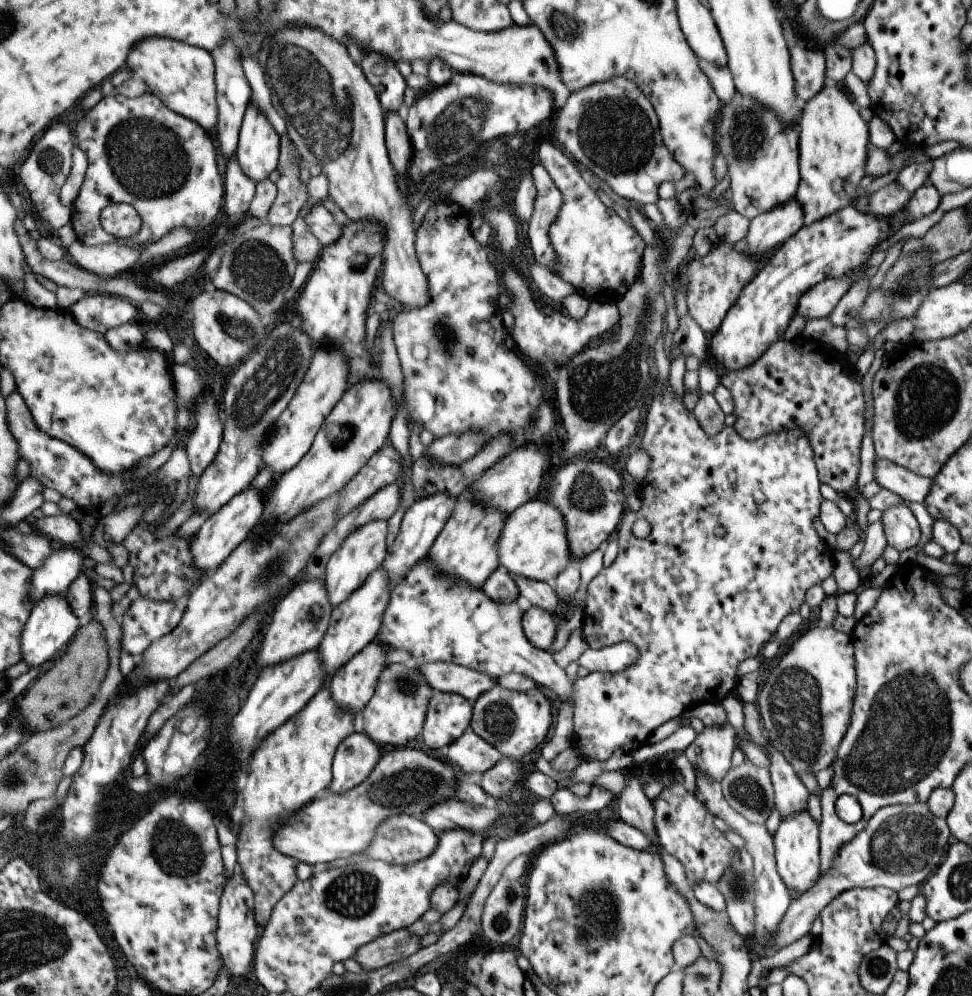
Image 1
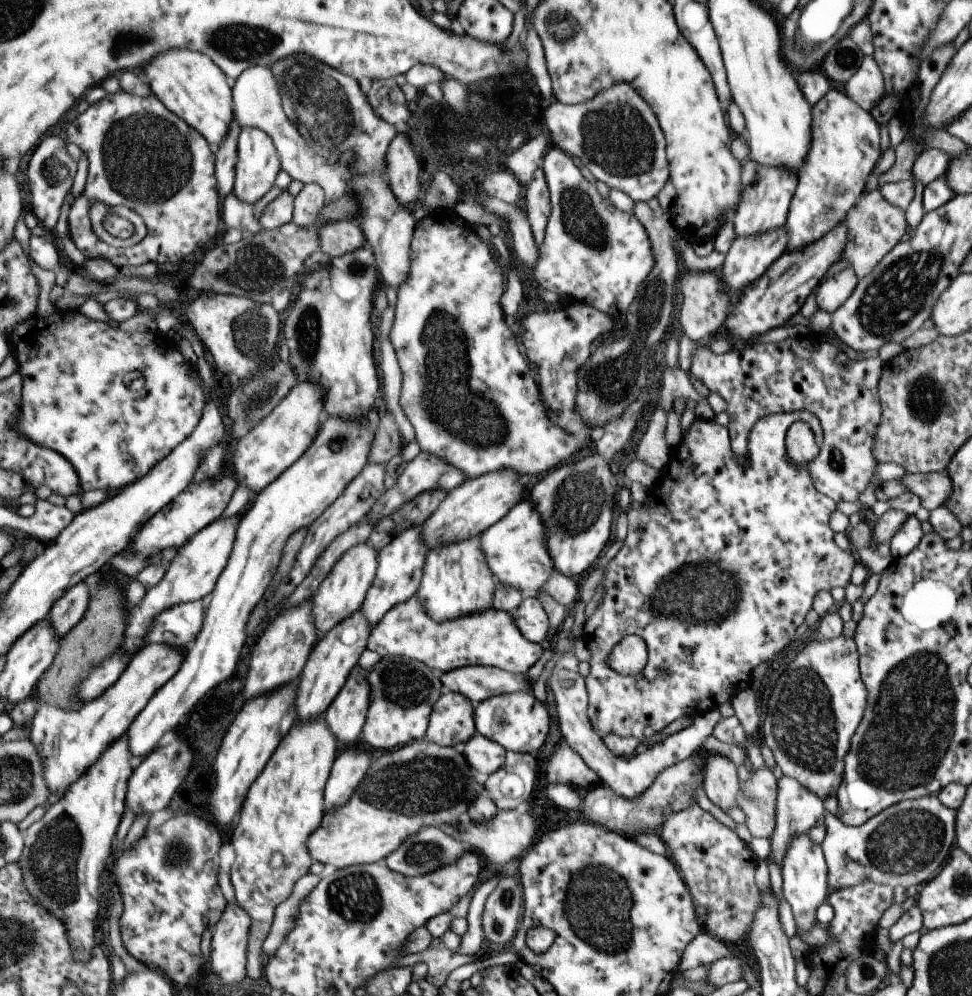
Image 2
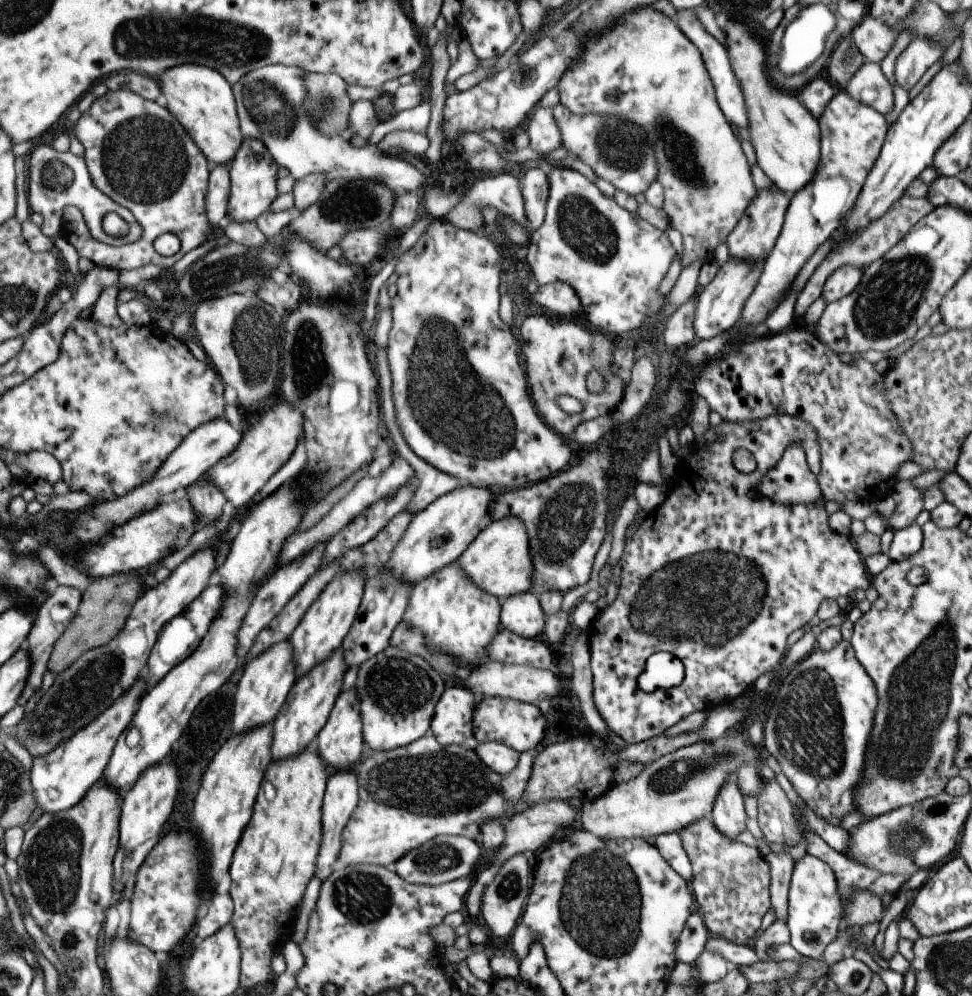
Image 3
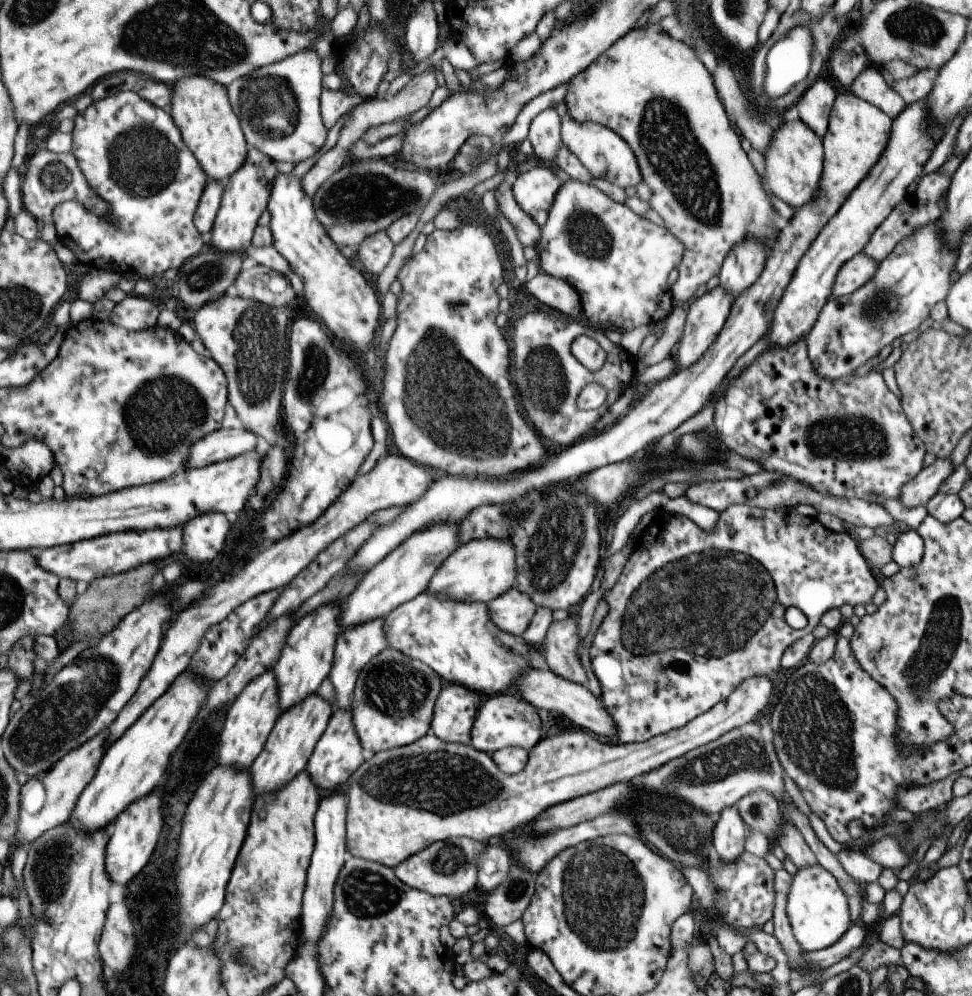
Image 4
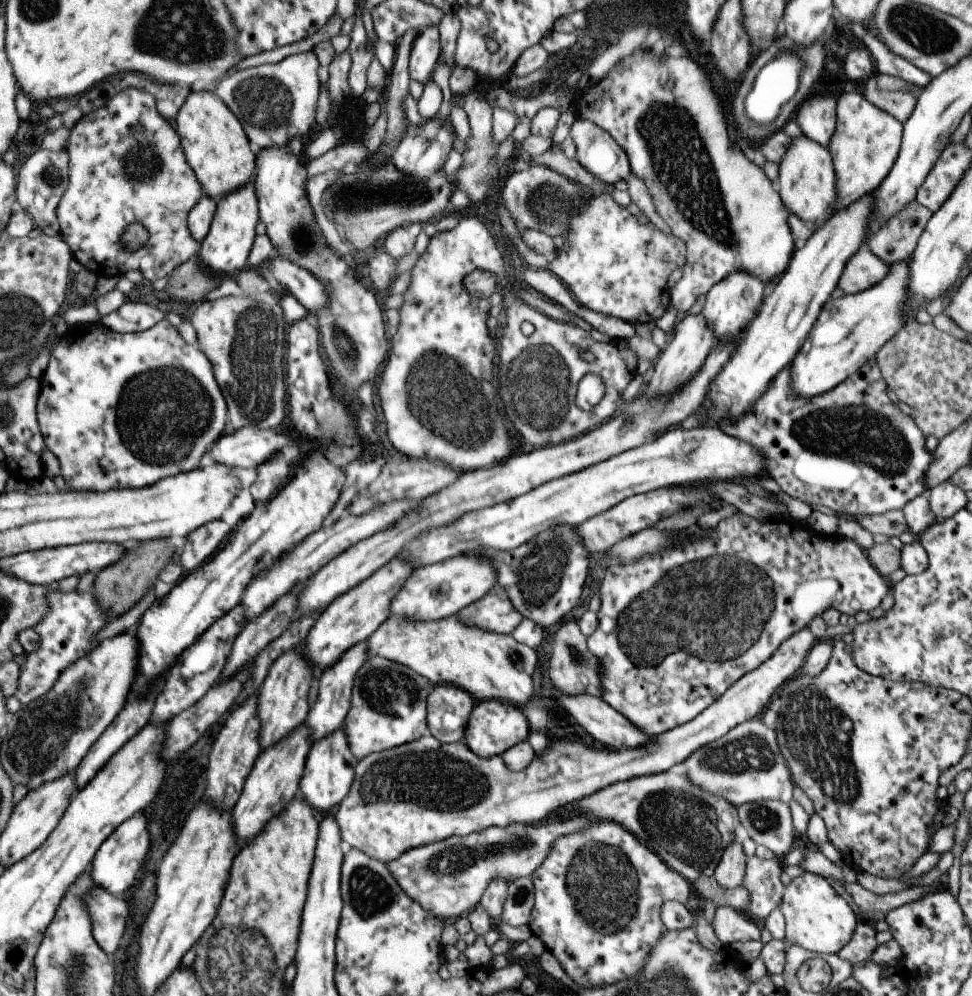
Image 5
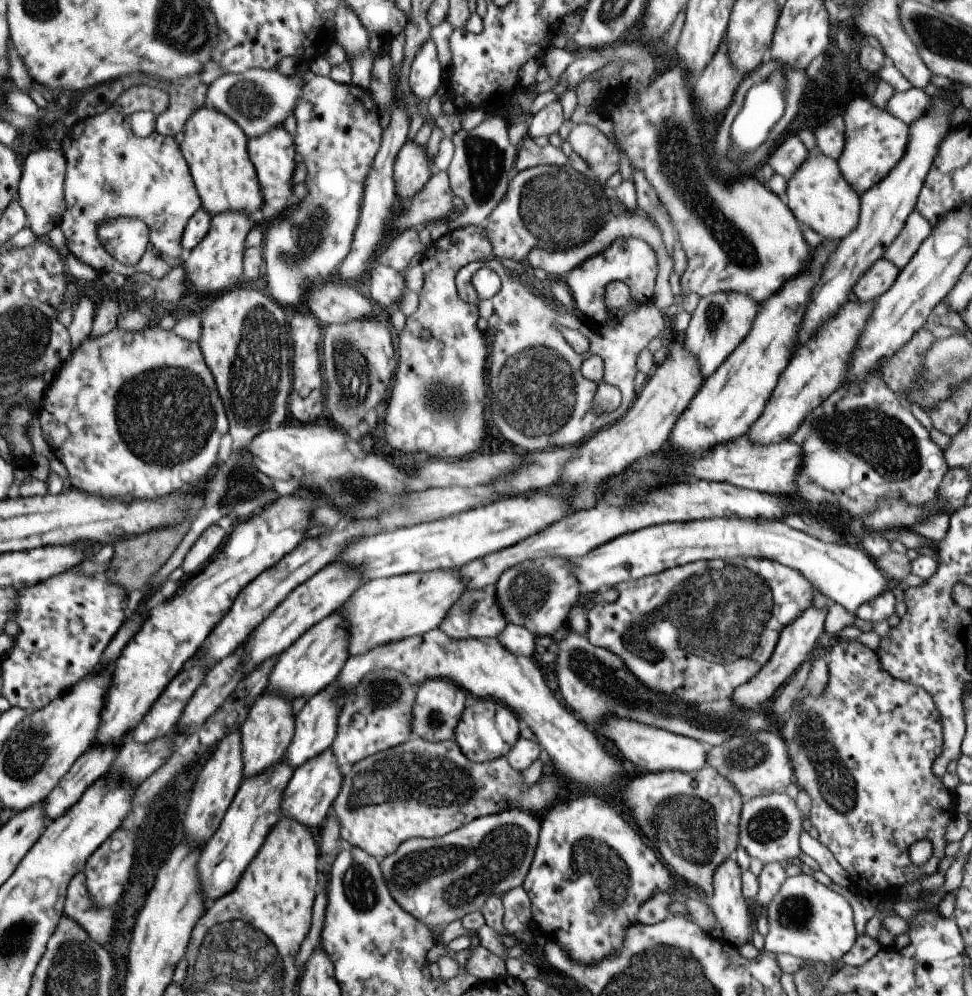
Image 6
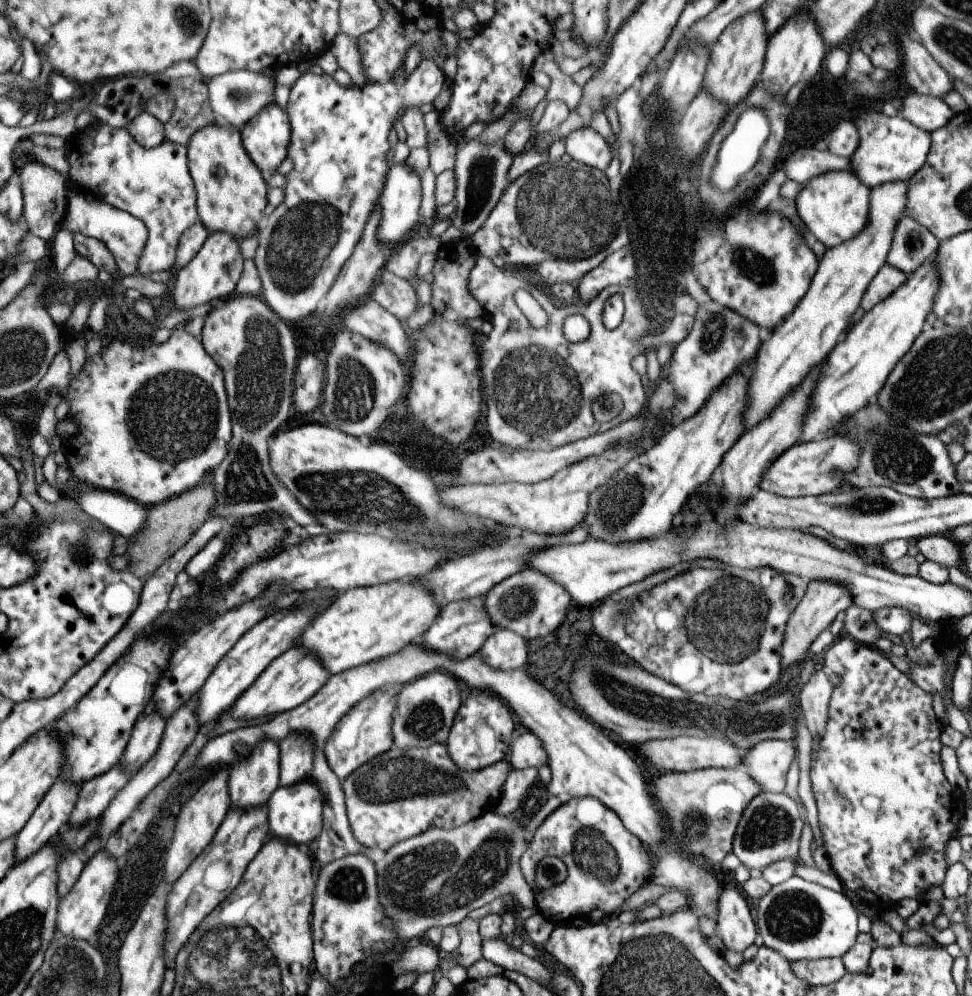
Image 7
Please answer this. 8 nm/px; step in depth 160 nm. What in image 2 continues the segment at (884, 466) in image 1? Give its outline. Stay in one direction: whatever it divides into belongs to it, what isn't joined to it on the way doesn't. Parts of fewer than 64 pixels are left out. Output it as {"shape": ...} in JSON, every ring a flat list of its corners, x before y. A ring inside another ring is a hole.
{"shape":[[906,472,898,481,907,491,920,498,921,507,927,512,943,506,942,502,949,496,951,488,950,478,945,473,909,474]]}

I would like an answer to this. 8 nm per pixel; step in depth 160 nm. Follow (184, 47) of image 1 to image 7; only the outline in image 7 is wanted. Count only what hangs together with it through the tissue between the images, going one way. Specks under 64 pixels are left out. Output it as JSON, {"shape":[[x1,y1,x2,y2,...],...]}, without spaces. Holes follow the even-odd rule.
{"shape":[[216,123,204,126,191,137,188,144,188,157,192,177,196,182,201,222,211,233,229,233,239,240,254,234,255,231,247,234,245,222,256,223,263,218,263,212,267,208,269,187,262,170,256,165,256,162,253,162,245,148,241,130,233,126,219,126]]}

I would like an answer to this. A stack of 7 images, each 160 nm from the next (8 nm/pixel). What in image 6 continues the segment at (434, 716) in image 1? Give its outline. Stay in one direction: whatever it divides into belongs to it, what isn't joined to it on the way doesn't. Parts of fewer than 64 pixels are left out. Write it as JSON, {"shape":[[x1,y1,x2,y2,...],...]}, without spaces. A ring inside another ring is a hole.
{"shape":[[429,679,419,684,412,708,412,729,419,738,436,743,454,738,454,728,465,708,465,691,453,682]]}

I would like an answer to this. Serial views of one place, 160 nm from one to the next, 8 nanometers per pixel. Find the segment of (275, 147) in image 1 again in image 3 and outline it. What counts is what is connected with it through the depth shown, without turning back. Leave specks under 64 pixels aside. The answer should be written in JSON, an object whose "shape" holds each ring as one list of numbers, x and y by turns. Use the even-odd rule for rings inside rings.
{"shape":[[246,137,235,160,229,164,232,176,232,191,228,206,228,214,234,219,243,221,257,221,258,218,271,208,277,194,277,176,279,163,272,155,272,151,262,140]]}

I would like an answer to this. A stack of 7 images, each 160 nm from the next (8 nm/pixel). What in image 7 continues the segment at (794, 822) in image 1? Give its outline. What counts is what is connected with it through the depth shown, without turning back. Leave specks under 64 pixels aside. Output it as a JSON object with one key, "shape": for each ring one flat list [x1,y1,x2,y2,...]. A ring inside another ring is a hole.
{"shape":[[791,875,773,885,757,904,756,929,762,946,791,961,812,961,840,957,855,943,856,908,841,892]]}

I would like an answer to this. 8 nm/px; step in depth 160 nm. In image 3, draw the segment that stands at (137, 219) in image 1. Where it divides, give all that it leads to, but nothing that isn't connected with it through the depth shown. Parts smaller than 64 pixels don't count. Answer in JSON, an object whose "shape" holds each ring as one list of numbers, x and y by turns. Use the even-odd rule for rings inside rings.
{"shape":[[53,144,35,145,30,153,29,171,29,209,30,212,37,212,42,216,41,228,49,238,57,236,57,232,62,228,64,208,67,205,75,205,81,209,92,235,97,240,118,247,141,240,144,226,131,210,115,202,95,186,84,156,75,156,70,151,59,152]]}

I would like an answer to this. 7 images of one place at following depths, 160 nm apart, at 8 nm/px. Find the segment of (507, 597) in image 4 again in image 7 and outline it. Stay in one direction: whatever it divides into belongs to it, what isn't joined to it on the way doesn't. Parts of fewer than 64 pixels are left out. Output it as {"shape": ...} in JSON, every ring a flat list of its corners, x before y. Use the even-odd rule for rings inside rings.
{"shape":[[484,595,470,599,448,602,434,618,431,626,418,638,418,645,426,649,435,649,445,653,449,658,463,660,477,653,480,646,495,630,486,610,484,609]]}

